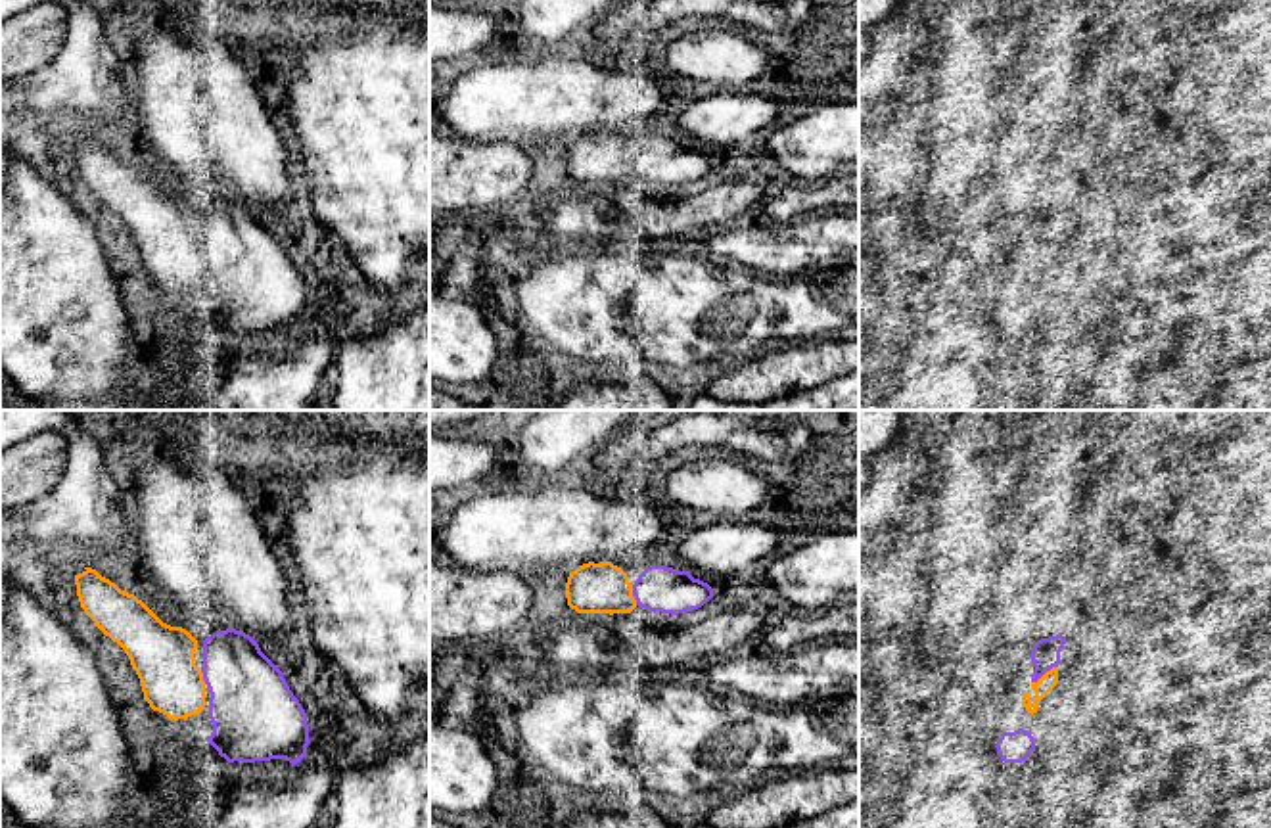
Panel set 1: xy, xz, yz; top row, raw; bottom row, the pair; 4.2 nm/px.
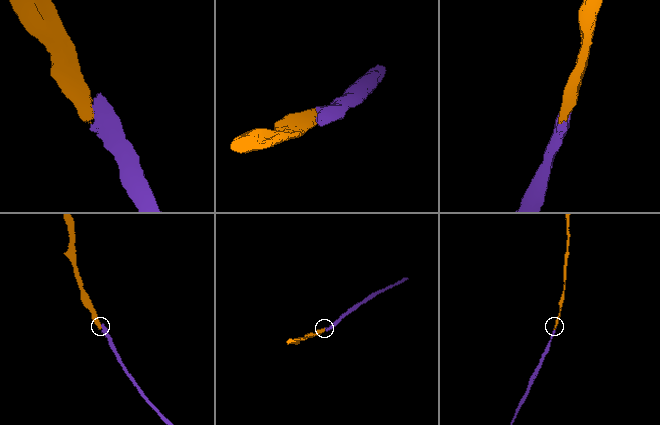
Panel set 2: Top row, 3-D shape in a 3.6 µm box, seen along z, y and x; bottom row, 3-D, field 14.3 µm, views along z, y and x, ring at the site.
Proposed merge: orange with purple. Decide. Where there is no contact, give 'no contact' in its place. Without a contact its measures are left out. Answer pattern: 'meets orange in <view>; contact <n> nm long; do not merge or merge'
meets orange in yz; contact 130 nm long; merge

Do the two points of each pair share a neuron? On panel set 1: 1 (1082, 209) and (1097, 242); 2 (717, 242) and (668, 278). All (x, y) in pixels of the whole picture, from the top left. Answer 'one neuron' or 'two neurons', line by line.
1: two neurons
2: two neurons

